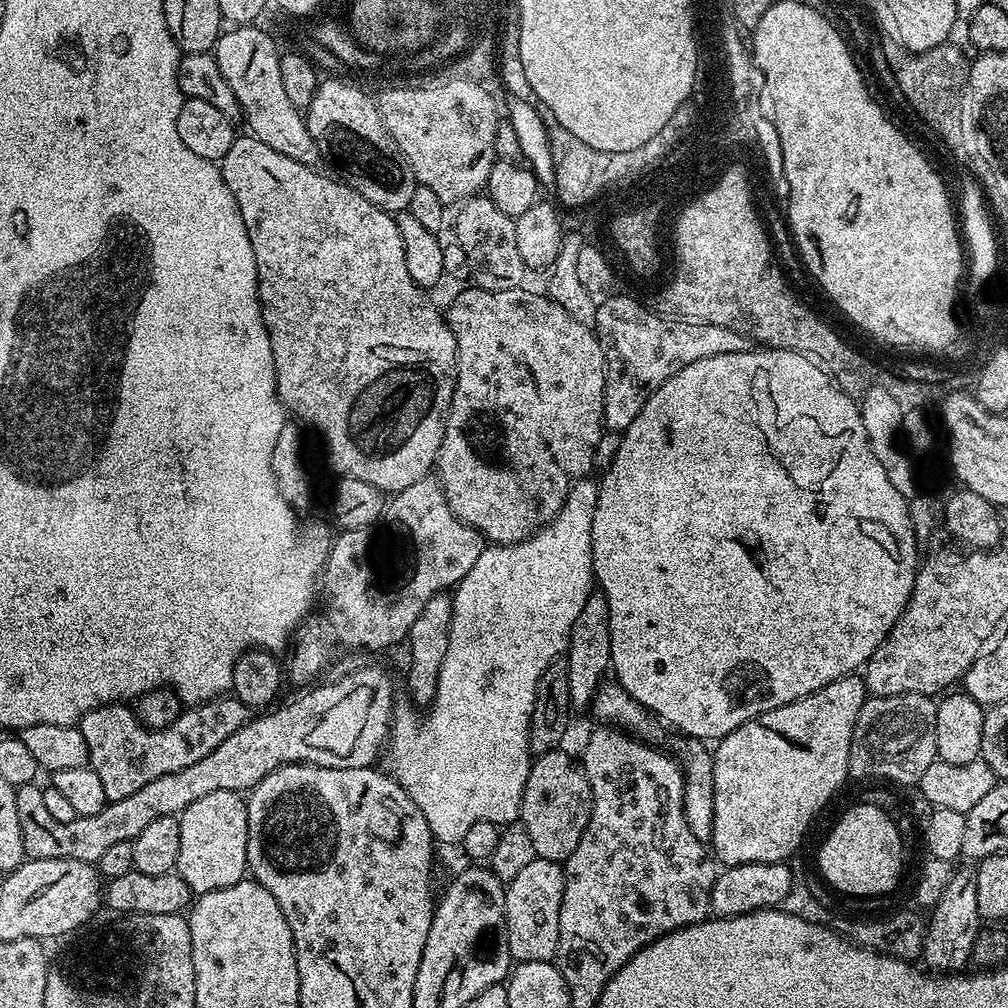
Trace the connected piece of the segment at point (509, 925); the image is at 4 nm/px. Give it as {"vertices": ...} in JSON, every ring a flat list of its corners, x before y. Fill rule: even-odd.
{"vertices":[[536,859,518,873,518,878,507,881,504,889,504,925,508,949,513,961,555,961,558,950,558,914,562,906,564,870,555,860]]}

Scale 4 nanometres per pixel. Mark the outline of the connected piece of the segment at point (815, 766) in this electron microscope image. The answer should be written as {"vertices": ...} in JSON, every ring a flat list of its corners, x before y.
{"vertices":[[856,674,843,676,806,698,738,726,718,741,712,752,714,830,710,848,721,865,778,864,789,859,787,856,803,842,812,819,843,786,844,779,849,779,850,738,865,699,863,679]]}

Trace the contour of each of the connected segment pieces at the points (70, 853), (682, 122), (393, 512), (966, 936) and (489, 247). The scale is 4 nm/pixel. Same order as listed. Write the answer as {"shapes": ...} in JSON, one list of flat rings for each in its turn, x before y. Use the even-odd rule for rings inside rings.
{"shapes":[[[360,668,333,684,320,684,309,687,297,700,289,704,281,703,273,707,267,714,256,714,242,725,222,746,210,750,206,758,194,762,194,766,186,766,182,770,174,770,174,774,162,774,162,778,154,778,154,782,146,782,142,790,134,790,130,798,113,800,104,805,98,814,75,816,72,821,59,821,46,810,42,791,35,783,23,784,16,789,16,805,18,806,18,822,22,826,25,853,33,860,77,860,95,865,117,842,133,841,150,822,167,816,179,816,185,812,198,798,206,798,206,794,214,794,214,790,230,790,241,794,247,793,266,774,278,770,283,764,313,764,323,768,370,768,377,762,376,755,382,752,392,727,392,680,380,668]],[[512,33,507,35,504,49,498,52,498,80,499,76,501,82,508,87,510,95,517,96,524,104,533,104,536,107,536,116,544,123,544,132,548,135,548,152,552,155,552,176,556,179,556,196,568,208,580,203,581,200,587,200,601,185,627,175,628,171,639,171,647,162,656,160,660,152,668,152,668,144,672,144,672,140,676,140,676,136,680,136,680,132,688,128,688,120,692,120,692,108,674,110,674,114,670,114,670,122,666,122,666,126,662,126,662,130,658,130,658,134,654,134,650,142,642,142,638,150,594,150,594,146,586,146,582,138,574,138,574,134,570,134,570,130,566,130,566,126,562,126,558,118,554,118,554,110,550,110,550,106,546,106,546,102,542,102,538,94,534,94,530,81,526,79,526,70,522,66,522,58,519,57]],[[425,478,414,482,414,486,406,486,406,490,395,493,384,505,384,515,381,516,379,522,370,528,362,530,350,530,349,532,341,531,339,536,333,541,332,551,328,553,328,563,324,567,324,575,322,577,322,604,324,600,325,612,321,616,312,614,301,623,300,627,294,633,294,639,290,644,290,653,288,664,286,660,286,676,293,680,296,684,304,684,300,686,308,686,317,679,316,675,331,662,336,656,336,651,340,647,349,648,350,651,356,652,359,648,369,648,370,651,376,652,379,648,392,648,395,644,403,645,408,639,408,631,410,626,414,626,414,621,418,618,418,614,422,614,422,606,426,606,426,602,430,602,430,598,439,592,448,592,455,589,460,579,466,574,470,574,470,566,474,566,474,562,478,562,478,558,484,552,486,541,477,528,472,528,466,522,458,520,450,510,450,506,446,502,444,493,437,481,432,478]],[[971,867,953,871,952,877,946,882,946,890,938,898,938,902,930,910,926,920,924,933,925,960,929,969,940,974,956,974,972,958,974,938,980,933,982,921,978,914,978,894,976,893,976,873]],[[486,194,468,197,459,205,458,211,454,243,462,246,466,258,470,258,471,279,475,287,495,292,521,287,525,283,526,269,518,252,515,219,502,214]]]}

